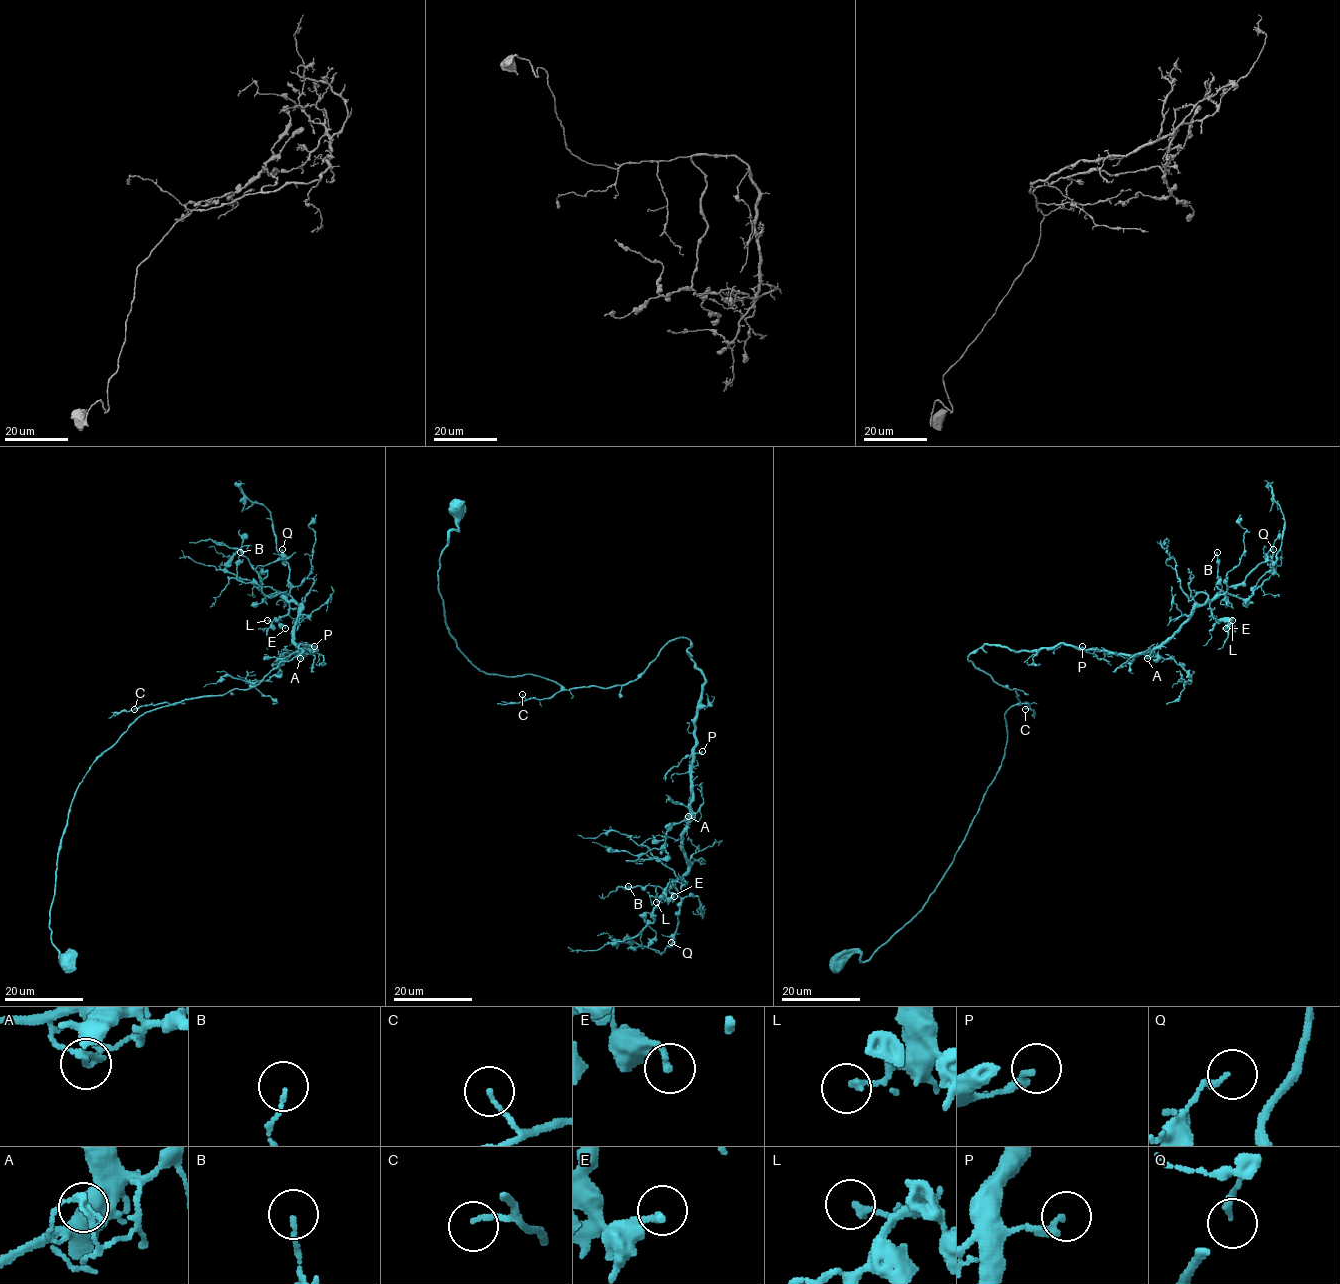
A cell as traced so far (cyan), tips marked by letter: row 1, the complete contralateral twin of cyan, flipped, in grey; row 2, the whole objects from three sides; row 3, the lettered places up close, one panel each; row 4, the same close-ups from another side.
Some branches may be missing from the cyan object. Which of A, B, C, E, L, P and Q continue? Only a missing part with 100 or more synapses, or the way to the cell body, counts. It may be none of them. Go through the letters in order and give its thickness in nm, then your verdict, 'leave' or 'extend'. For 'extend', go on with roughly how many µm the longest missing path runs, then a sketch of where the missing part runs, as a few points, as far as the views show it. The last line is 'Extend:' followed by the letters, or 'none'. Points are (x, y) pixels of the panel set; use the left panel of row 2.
A: calibre 140 nm; leave
B: calibre 110 nm; leave
C: calibre 120 nm; leave
E: calibre 190 nm; leave
L: calibre 150 nm; leave
P: calibre 240 nm; leave
Q: calibre 190 nm; leave
Extend: none

